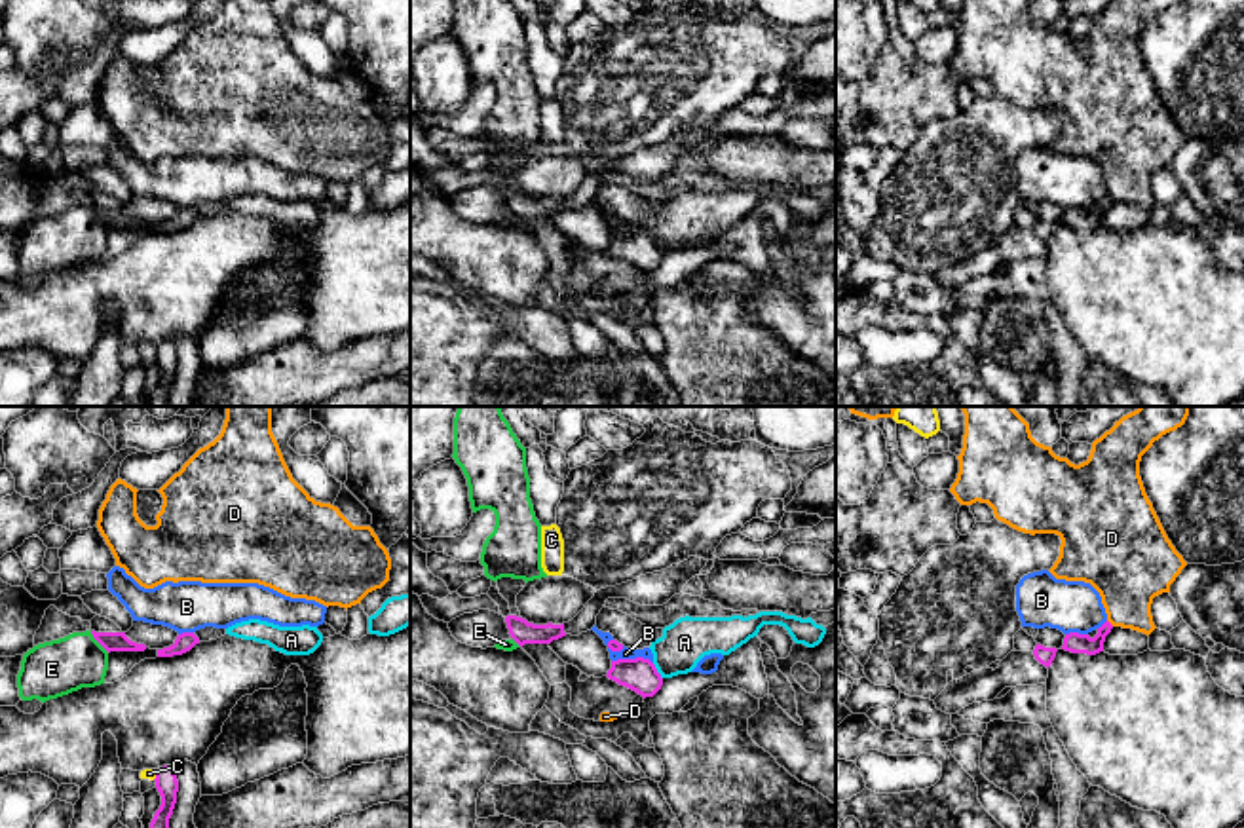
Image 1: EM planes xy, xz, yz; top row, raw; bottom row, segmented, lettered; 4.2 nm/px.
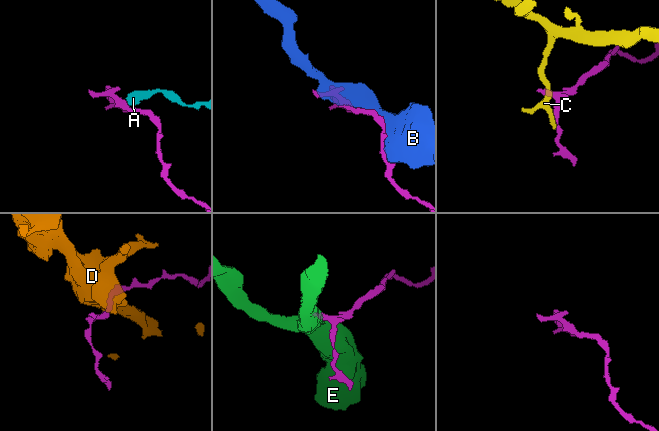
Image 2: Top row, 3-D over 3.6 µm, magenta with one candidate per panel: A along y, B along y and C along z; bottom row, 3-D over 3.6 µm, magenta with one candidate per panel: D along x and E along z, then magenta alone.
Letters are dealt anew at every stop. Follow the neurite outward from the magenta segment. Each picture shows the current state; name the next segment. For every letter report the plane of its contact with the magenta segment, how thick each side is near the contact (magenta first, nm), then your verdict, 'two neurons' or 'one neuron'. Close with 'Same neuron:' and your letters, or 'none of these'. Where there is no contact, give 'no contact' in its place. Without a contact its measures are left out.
A: contact in xz; calibres 140 and 200 nm; two neurons
B: contact in xz; calibres 140 and 50 nm; two neurons
C: contact in xy; calibres 100 and 50 nm; two neurons
D: contact in yz; calibres 90 and 320 nm; two neurons
E: contact in xy; calibres 80 and 240 nm; two neurons
Same neuron: none of these

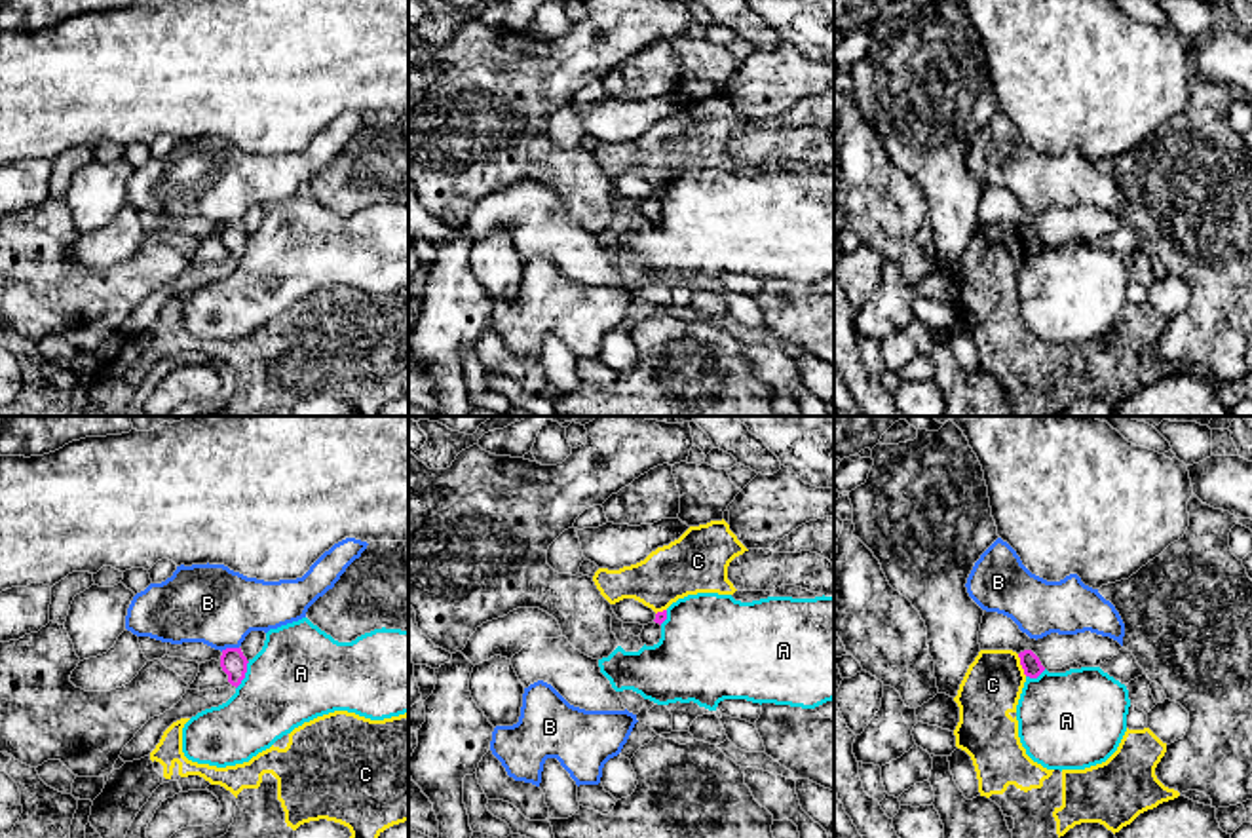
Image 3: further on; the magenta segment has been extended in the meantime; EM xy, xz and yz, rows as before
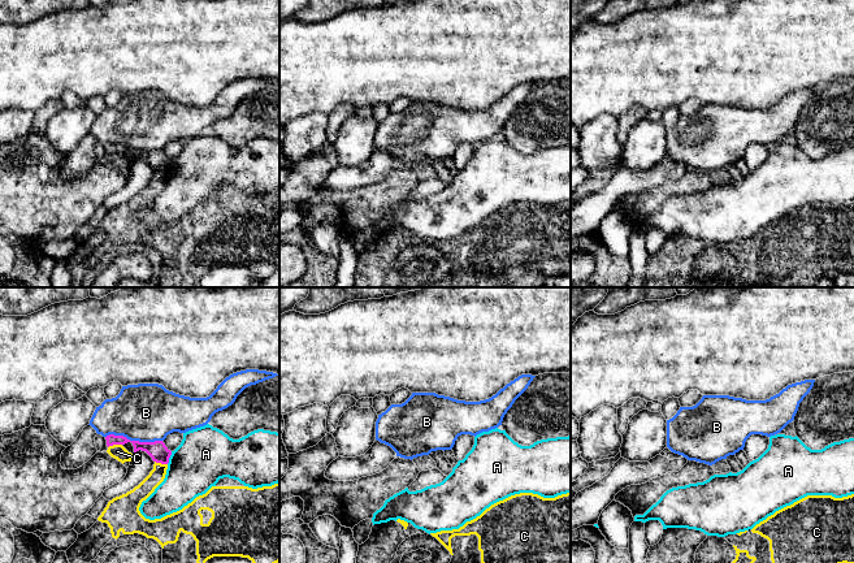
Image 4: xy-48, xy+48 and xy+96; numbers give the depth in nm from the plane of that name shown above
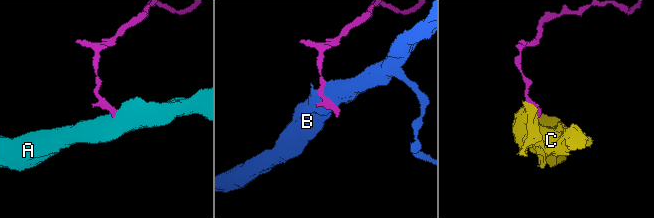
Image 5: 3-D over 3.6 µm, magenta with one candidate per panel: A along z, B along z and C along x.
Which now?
A: contact in xy; calibres 110 and 400 nm; two neurons
B: contact in xy; calibres 110 and 340 nm; two neurons
C: contact in yz; calibres 80 and 260 nm; two neurons
Same neuron: none of these

